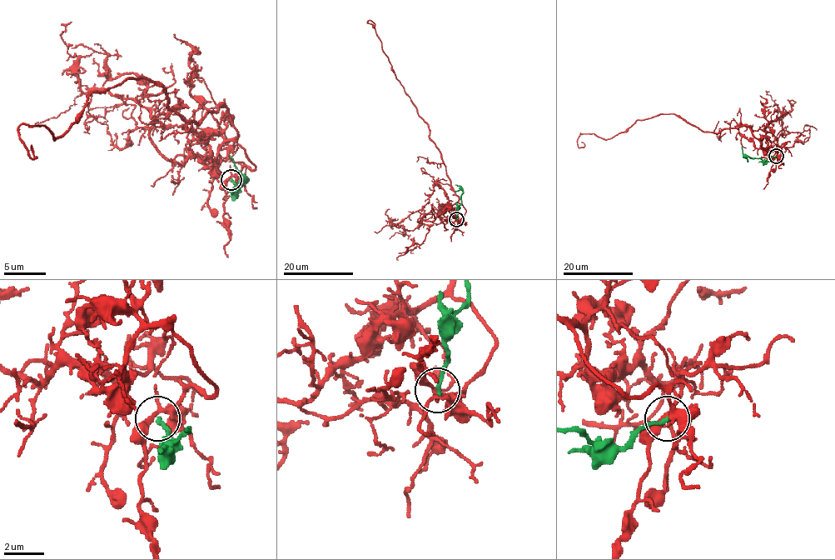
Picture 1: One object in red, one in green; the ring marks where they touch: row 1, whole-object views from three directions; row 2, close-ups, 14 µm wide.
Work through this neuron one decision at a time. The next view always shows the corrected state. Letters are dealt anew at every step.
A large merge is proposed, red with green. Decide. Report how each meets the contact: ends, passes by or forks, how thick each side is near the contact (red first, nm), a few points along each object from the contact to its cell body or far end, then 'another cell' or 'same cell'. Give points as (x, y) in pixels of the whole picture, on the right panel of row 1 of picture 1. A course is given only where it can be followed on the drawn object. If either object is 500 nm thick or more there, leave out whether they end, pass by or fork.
red forks; green ends; calibres 220 and 200 nm; course red (776, 156), (747, 126), (703, 132), (673, 113), (637, 120), (608, 139), (580, 132), (579, 147), (581, 142); course green (776, 157), (764, 161), (750, 158), (743, 153), (741, 146); another cell

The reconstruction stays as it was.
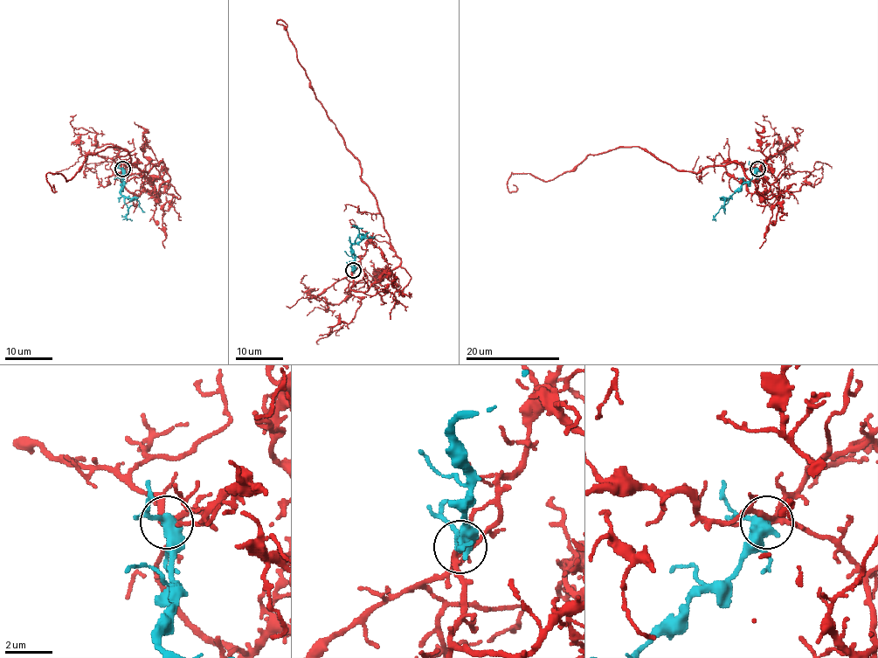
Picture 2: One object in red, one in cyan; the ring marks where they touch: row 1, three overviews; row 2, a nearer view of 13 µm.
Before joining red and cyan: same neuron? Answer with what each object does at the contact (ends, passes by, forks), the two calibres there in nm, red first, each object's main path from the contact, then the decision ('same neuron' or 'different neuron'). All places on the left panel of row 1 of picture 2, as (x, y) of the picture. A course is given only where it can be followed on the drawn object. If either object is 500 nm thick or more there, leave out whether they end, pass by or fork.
red forks there; cyan passes by; 200 nm thick on the red side, 480 nm on the other; red runs (121, 169), (135, 195), (170, 176), (108, 146), (69, 180), (49, 172), (53, 184); cyan runs (121, 169), (120, 195), (127, 208), (127, 217), (132, 220); same neuron

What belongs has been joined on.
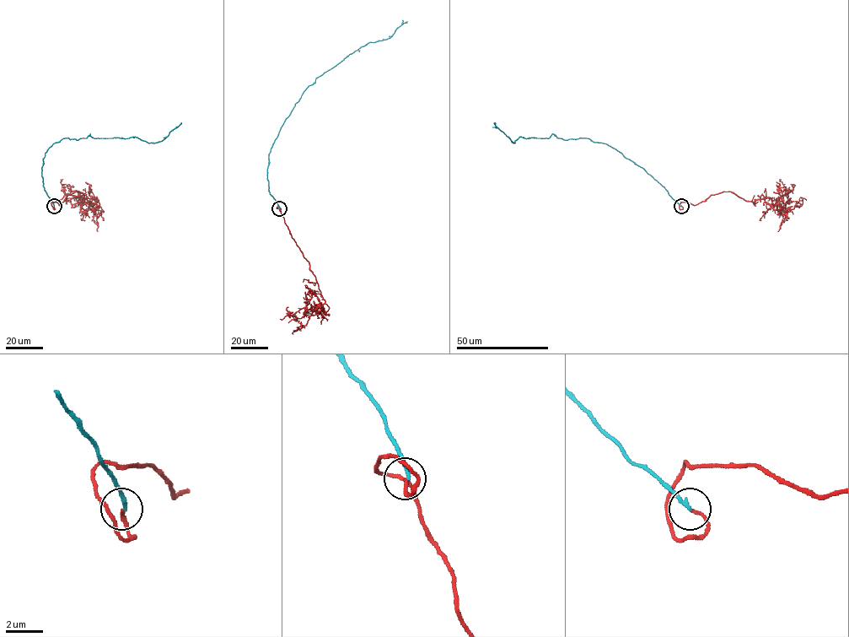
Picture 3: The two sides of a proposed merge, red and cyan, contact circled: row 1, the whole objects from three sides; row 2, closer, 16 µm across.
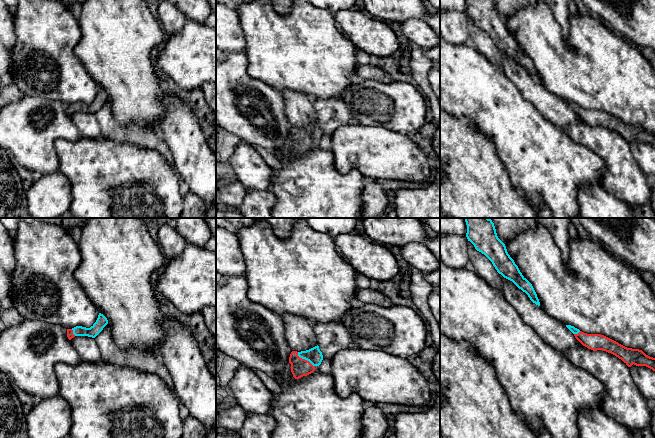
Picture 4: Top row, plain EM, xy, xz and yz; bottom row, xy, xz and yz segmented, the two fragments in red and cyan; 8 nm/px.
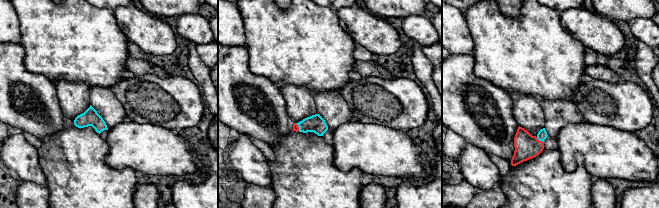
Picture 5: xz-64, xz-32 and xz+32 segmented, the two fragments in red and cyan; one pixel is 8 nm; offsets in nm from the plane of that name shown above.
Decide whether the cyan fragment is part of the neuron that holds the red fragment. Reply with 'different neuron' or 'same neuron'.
same neuron

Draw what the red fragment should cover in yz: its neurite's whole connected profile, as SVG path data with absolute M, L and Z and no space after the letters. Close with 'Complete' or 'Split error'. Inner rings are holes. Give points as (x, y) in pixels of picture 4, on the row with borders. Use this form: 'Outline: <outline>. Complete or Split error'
Outline: M566 325L566 327L588 349L611 353L621 359L628 367L634 364L636 366L646 366L655 371L655 358L646 355L642 350L627 348L601 334L587 334L571 325Z. Split error

